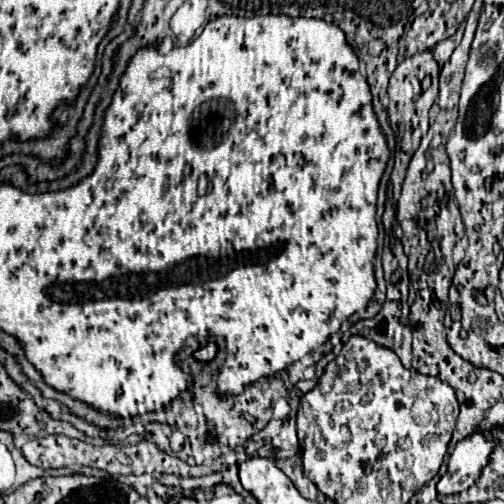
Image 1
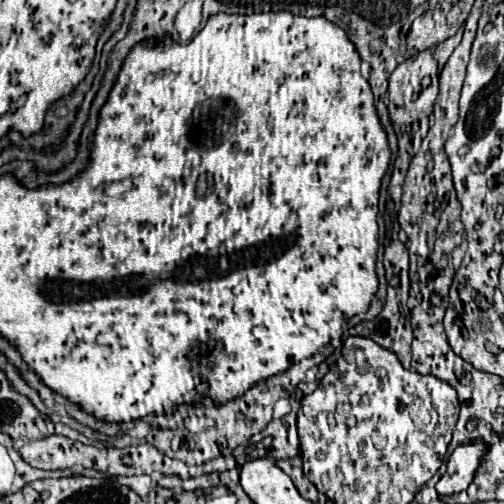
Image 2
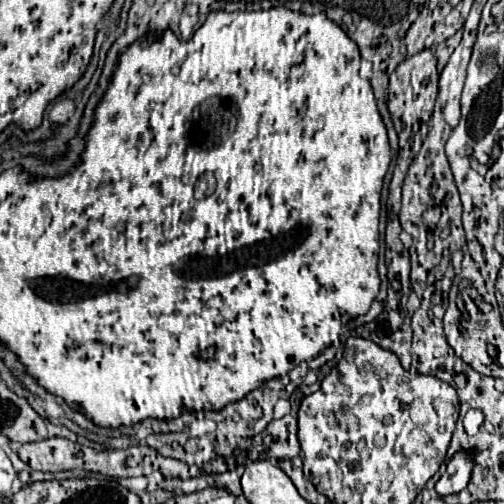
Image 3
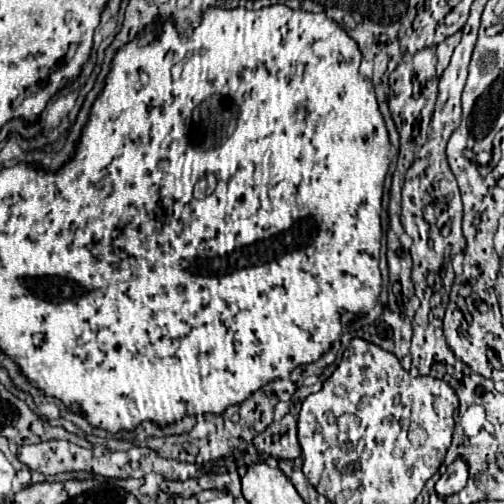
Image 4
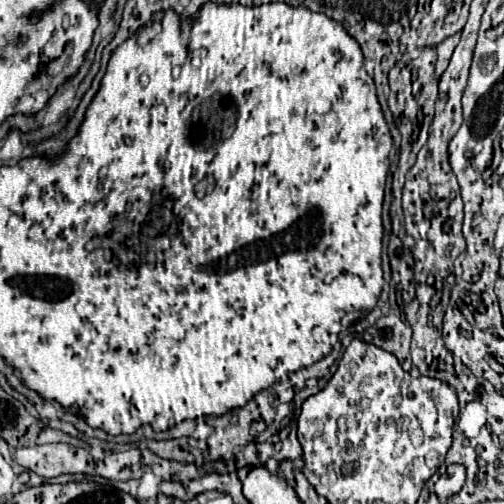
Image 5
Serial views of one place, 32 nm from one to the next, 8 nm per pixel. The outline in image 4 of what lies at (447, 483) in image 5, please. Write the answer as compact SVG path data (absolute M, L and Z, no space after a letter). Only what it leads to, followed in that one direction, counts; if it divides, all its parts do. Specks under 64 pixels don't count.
M458 458L458 460L454 460L448 468L446 468L446 474L444 476L440 476L440 480L436 482L436 494L440 496L440 498L444 498L444 496L450 496L450 494L456 494L456 492L460 492L464 486L466 486L466 482L468 482L468 462L464 462L462 458Z

